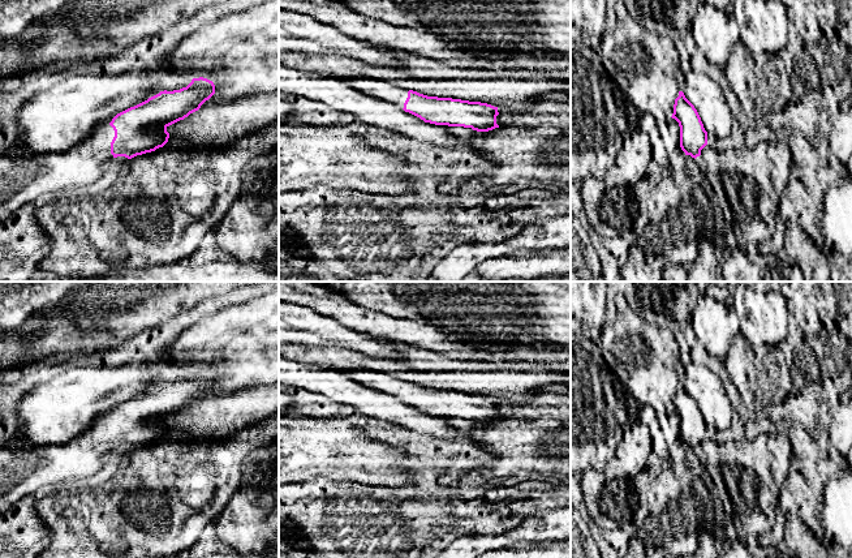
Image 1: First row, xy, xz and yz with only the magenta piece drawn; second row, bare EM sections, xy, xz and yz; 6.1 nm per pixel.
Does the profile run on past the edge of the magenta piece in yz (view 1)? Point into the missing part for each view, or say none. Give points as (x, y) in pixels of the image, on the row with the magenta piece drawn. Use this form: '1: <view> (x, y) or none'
1: none

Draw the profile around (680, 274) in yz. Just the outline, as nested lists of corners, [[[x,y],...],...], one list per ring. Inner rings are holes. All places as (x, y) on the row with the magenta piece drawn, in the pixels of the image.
[[[675,266],[671,272],[664,272],[662,282],[688,282],[688,269],[685,266]]]

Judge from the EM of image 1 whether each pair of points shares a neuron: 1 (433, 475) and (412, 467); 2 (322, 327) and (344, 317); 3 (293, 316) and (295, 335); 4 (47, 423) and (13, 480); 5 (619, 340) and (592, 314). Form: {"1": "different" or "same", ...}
{"1": "same", "2": "different", "3": "same", "4": "different", "5": "different"}

